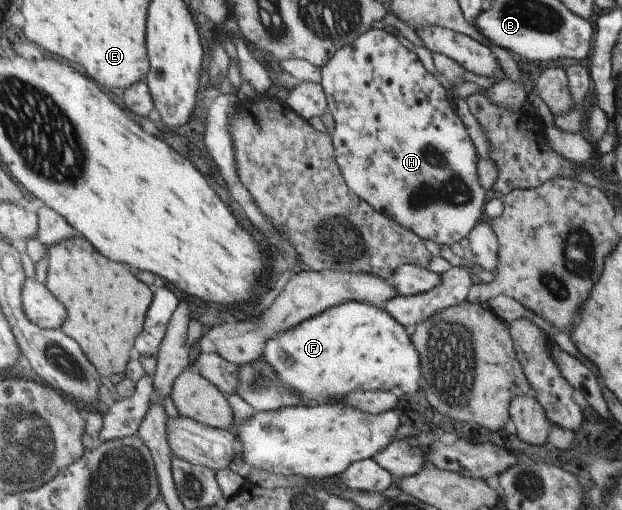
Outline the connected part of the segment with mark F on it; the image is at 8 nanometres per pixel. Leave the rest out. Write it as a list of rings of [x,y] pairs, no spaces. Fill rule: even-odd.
[[[347,301],[329,311],[305,321],[286,331],[283,335],[267,341],[262,357],[277,371],[281,383],[291,387],[305,406],[337,405],[350,398],[351,391],[393,390],[407,395],[417,393],[423,381],[422,355],[415,347],[412,331],[403,327],[390,312],[380,307],[359,301]]]

